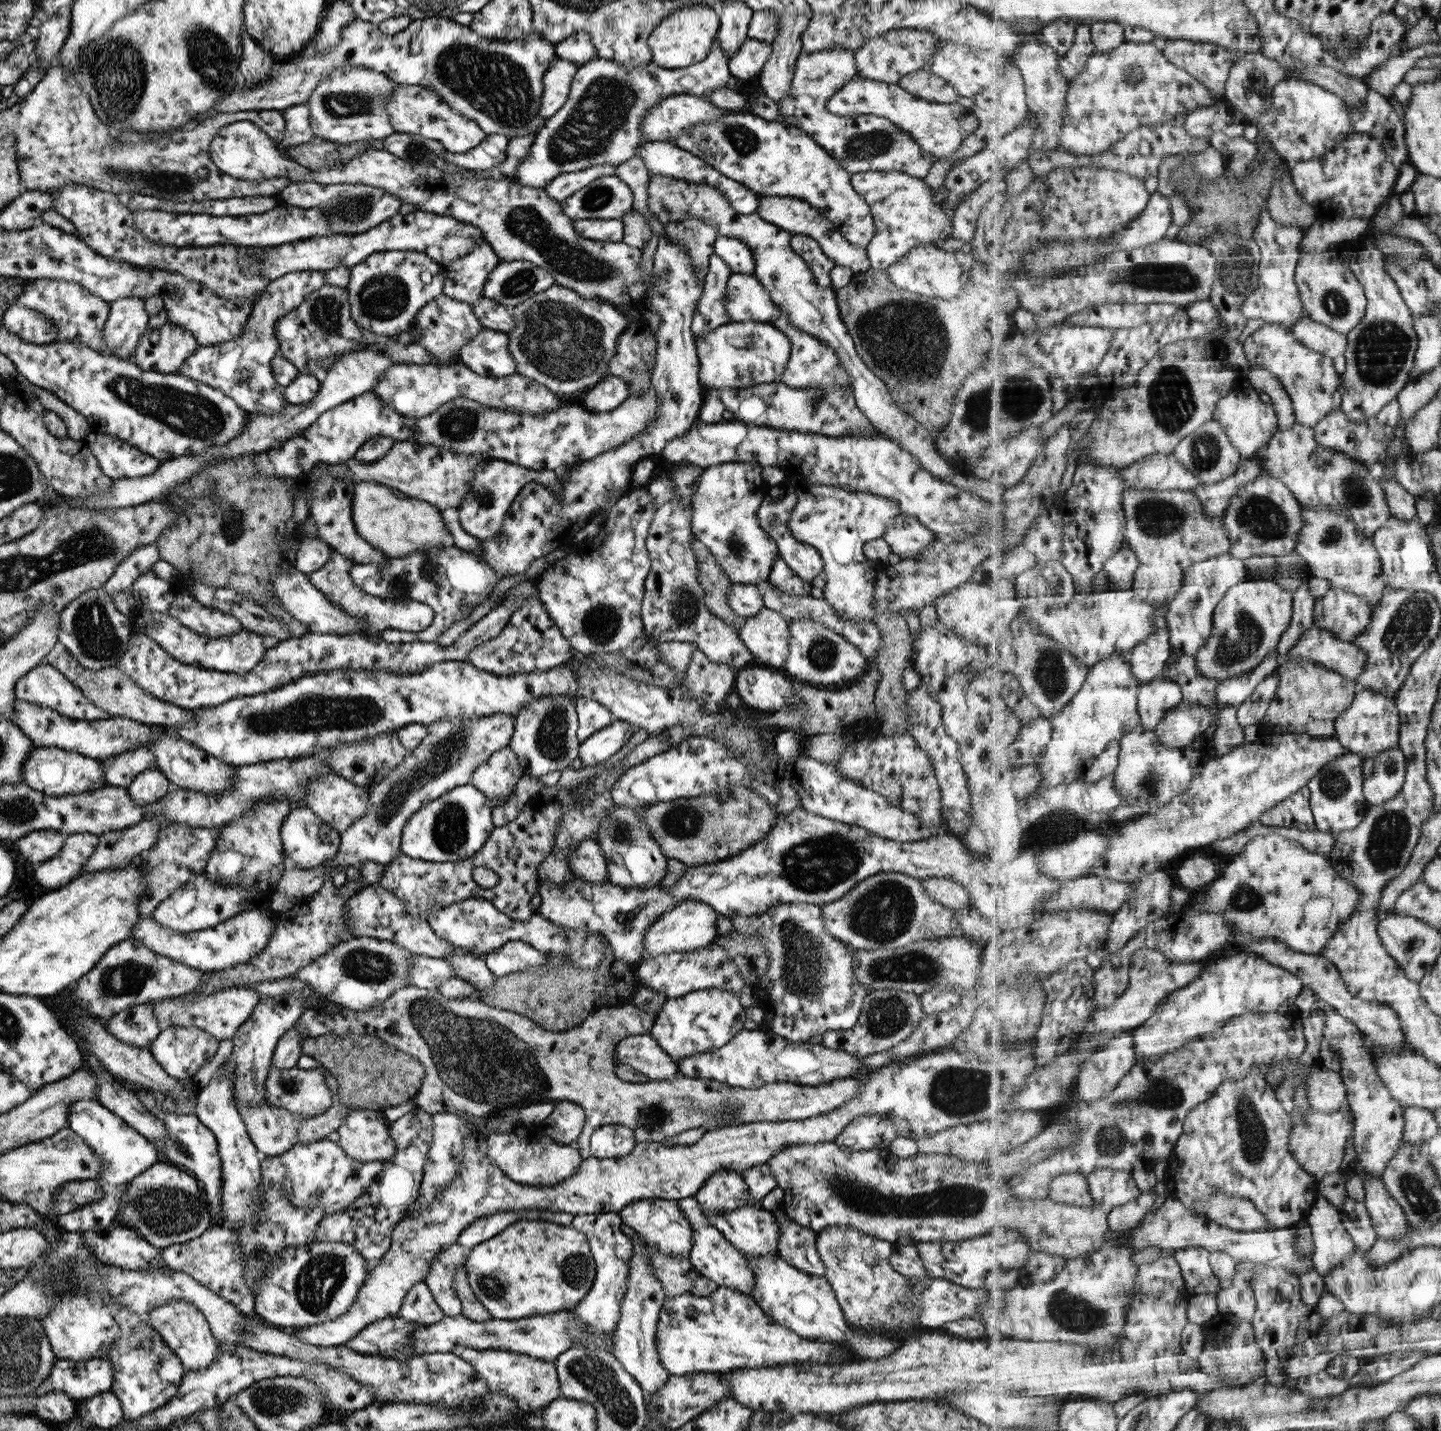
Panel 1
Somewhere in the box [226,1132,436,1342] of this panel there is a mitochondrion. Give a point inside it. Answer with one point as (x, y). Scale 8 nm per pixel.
(319, 1280)

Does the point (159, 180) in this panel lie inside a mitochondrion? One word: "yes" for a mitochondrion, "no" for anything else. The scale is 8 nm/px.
yes

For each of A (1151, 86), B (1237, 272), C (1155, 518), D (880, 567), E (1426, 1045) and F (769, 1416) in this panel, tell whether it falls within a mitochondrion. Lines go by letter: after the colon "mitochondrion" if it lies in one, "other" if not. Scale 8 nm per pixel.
A: mitochondrion
B: mitochondrion
C: mitochondrion
D: other
E: other
F: other

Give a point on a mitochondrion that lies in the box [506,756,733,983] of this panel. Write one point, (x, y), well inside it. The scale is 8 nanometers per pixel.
(619, 831)

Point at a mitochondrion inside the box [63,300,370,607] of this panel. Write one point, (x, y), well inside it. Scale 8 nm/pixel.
(187, 414)

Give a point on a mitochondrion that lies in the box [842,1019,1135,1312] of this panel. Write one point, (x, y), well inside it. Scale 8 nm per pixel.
(960, 1093)

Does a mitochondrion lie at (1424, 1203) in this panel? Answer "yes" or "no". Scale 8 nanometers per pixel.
yes

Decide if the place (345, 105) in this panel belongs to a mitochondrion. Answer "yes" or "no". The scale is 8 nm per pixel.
yes

